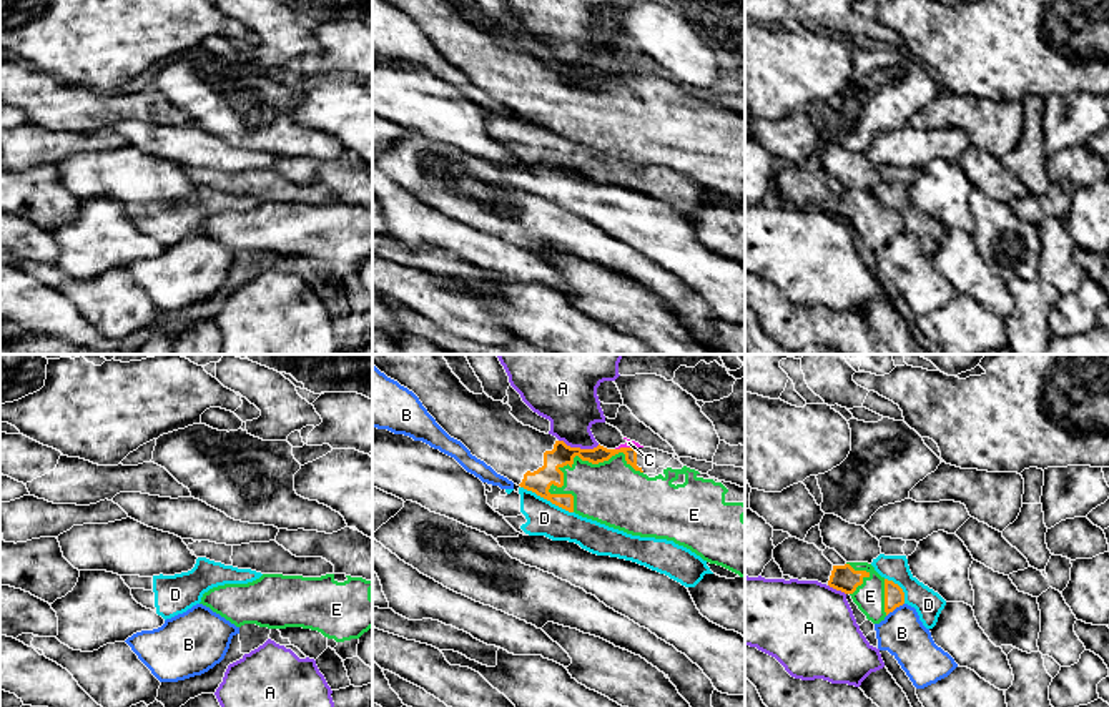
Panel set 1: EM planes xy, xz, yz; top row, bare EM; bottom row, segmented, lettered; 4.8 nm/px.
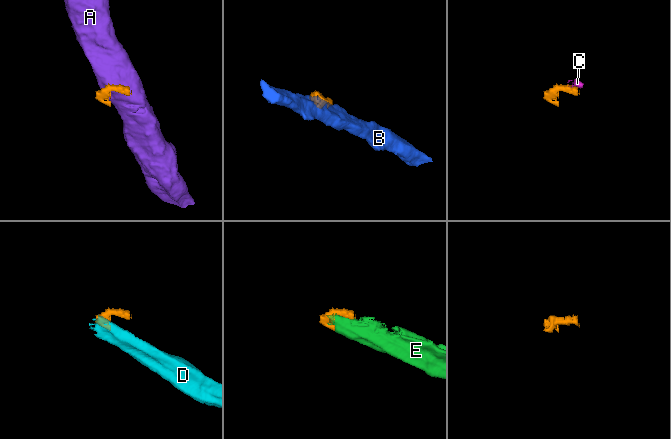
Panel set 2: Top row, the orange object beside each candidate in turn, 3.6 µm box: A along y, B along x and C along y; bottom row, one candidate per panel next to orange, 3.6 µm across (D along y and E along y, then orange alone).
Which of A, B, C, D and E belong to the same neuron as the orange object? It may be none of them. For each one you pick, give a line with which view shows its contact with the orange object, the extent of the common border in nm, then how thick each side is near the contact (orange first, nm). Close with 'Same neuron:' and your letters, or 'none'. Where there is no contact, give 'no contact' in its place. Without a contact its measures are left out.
C: meets orange in xz; contact 110 nm long; 80 nm thick on the orange side, 40 nm on the other
E: meets orange in xz; contact 480 nm long; 120 nm thick on the orange side, 320 nm on the other
Same neuron: C, E

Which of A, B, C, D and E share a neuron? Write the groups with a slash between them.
A / B / C E / D

